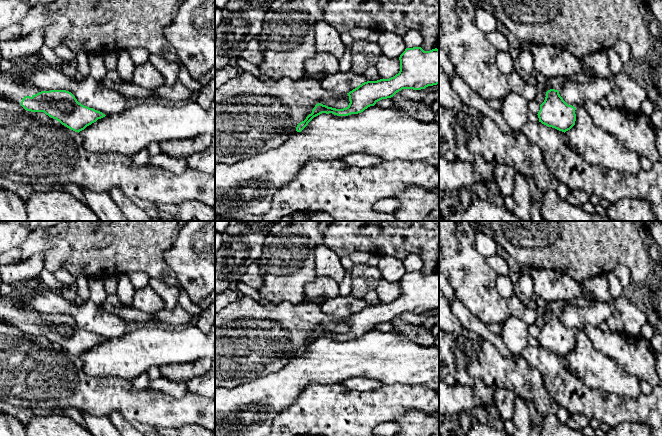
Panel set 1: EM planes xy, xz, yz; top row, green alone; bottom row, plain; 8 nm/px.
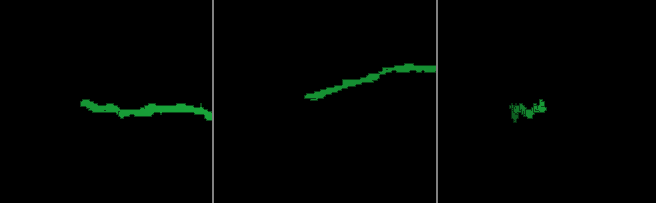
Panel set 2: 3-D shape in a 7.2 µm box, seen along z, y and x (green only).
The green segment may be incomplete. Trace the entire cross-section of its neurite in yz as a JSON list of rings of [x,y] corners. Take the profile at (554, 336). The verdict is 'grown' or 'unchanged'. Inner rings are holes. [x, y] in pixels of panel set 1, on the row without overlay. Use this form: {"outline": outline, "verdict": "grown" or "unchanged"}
{"outline": [[[550,313],[537,339],[542,348],[565,357],[575,349],[575,334],[563,324],[558,314]]], "verdict": "unchanged"}

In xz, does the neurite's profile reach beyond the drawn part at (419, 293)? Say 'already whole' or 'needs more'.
already whole

